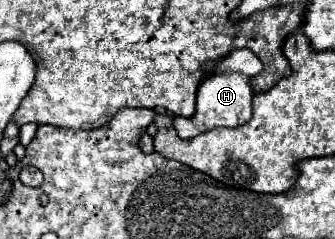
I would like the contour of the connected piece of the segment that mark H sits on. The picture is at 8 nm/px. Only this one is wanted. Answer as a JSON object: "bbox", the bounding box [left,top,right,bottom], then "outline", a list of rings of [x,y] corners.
{"bbox":[174,50,262,138],"outline":[[[232,50],[212,72],[206,72],[204,80],[196,92],[196,114],[190,118],[174,118],[174,128],[180,138],[194,138],[196,134],[220,128],[220,126],[240,126],[252,116],[252,78],[262,72],[262,62],[250,50]]]}

